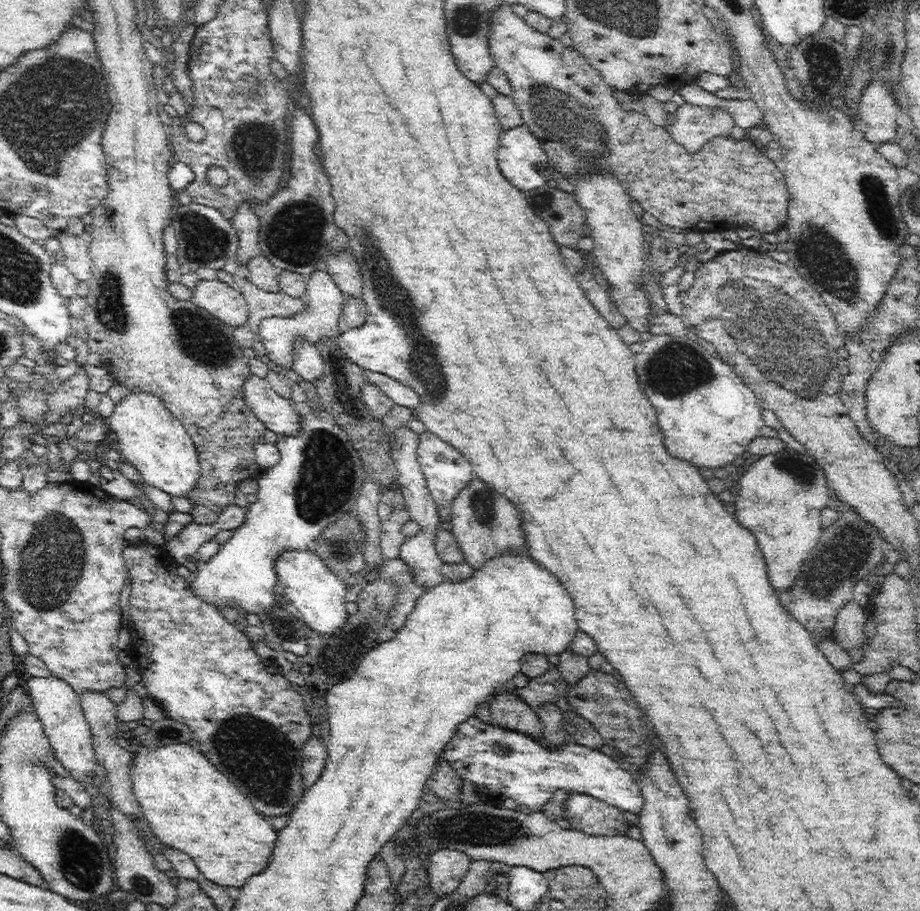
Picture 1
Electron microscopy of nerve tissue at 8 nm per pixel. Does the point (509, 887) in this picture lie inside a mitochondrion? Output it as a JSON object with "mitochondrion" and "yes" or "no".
{"mitochondrion":"no"}

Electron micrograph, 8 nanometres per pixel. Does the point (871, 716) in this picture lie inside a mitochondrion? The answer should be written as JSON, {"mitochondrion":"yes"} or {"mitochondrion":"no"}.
{"mitochondrion":"no"}

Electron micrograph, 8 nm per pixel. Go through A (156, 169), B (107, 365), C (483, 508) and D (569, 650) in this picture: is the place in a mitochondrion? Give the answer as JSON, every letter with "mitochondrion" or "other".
{"A":"other","B":"other","C":"mitochondrion","D":"other"}

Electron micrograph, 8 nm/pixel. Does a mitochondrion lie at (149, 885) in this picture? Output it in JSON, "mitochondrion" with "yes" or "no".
{"mitochondrion":"yes"}

